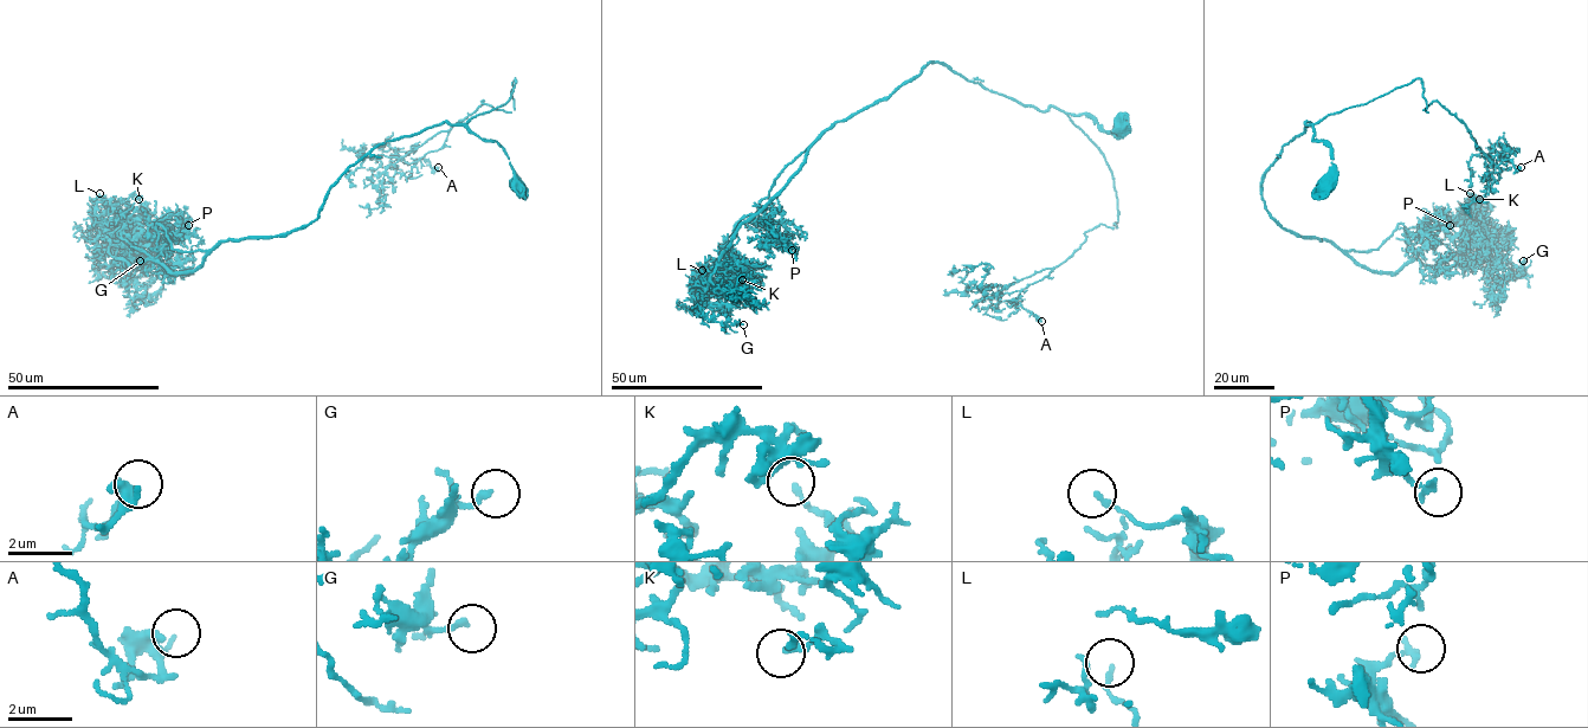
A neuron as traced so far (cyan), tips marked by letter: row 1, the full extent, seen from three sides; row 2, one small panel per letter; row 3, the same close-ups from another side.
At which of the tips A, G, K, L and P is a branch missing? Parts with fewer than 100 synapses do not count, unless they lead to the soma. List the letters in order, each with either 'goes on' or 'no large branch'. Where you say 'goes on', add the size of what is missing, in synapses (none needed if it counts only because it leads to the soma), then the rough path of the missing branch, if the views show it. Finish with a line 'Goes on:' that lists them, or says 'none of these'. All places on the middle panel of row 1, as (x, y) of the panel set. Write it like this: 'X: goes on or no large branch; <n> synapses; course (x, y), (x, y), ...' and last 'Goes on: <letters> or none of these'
A: no large branch
G: no large branch
K: no large branch
L: no large branch
P: no large branch
Goes on: none of these

